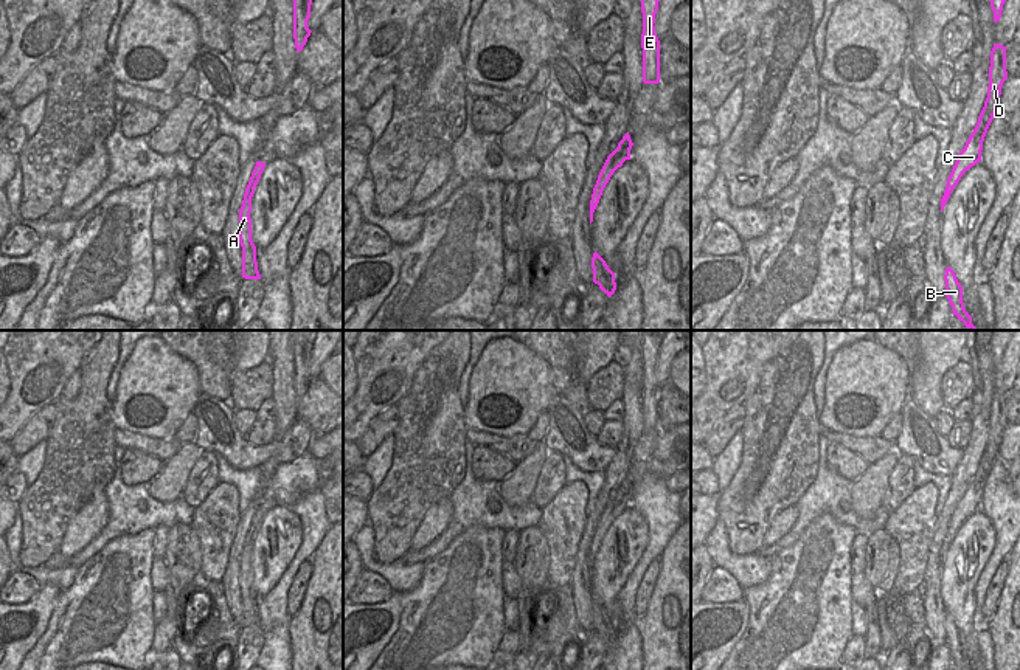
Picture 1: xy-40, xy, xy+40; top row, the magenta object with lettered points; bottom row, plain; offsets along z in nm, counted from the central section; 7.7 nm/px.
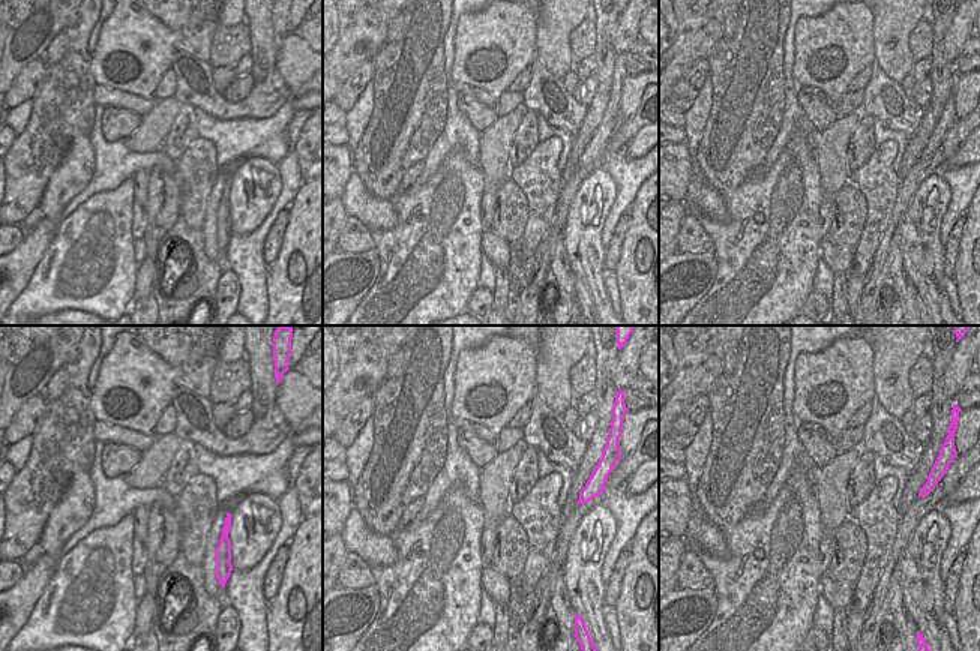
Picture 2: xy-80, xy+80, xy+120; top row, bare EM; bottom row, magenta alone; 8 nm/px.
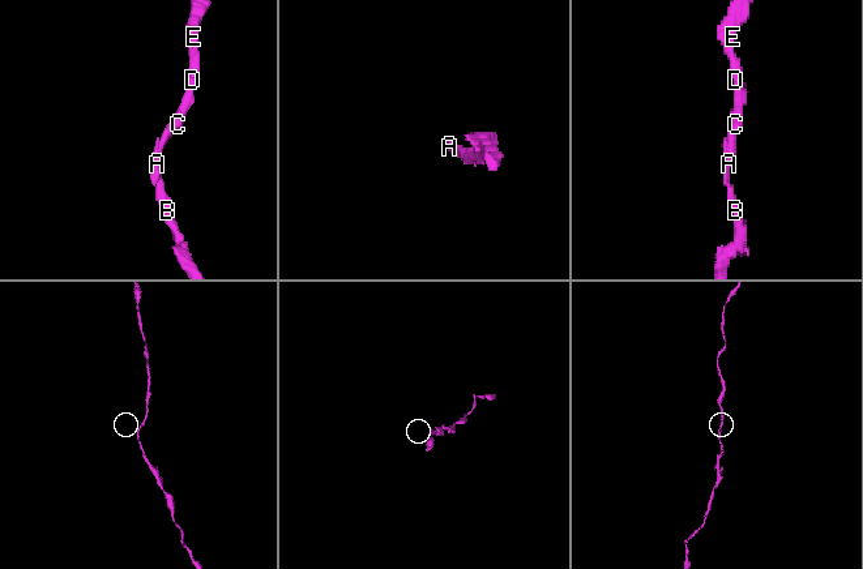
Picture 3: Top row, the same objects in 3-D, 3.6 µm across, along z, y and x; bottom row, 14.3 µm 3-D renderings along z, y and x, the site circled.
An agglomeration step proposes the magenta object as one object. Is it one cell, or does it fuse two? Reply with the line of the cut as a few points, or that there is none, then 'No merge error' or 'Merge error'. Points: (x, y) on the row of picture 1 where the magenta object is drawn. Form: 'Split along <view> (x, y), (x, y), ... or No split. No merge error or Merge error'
No split. No merge error

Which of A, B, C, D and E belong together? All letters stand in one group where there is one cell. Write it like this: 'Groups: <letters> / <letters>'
Groups: A B C D E

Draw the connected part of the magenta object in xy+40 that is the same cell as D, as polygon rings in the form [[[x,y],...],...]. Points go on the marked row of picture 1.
[[[994,43],[994,48],[991,51],[987,98],[978,116],[978,123],[972,135],[969,136],[964,149],[958,154],[956,163],[947,178],[945,191],[941,199],[941,211],[944,211],[944,206],[953,188],[958,185],[964,172],[975,166],[978,161],[981,161],[983,141],[997,112],[997,104],[1001,95],[1001,85],[1006,79],[1006,47]]]

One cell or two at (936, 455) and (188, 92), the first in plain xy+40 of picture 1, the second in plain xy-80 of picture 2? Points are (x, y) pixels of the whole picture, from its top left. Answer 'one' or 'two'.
one

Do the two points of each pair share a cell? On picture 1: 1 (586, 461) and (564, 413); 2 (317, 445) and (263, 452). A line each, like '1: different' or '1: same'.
1: same
2: different

